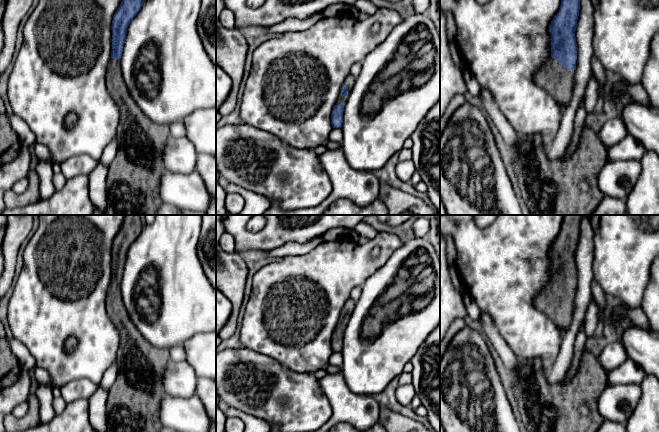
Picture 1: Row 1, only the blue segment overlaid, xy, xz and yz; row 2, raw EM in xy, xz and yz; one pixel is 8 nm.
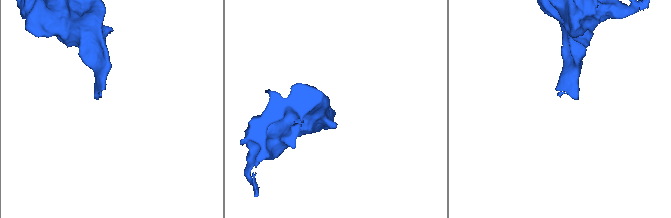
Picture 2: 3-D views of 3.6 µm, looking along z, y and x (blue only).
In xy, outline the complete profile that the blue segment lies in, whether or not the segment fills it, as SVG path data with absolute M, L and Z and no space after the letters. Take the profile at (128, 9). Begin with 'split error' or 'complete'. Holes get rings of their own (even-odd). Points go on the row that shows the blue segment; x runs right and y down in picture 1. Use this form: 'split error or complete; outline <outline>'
split error; outline M122 0L112 20L112 51L105 83L121 113L117 127L118 151L109 166L106 180L106 215L157 215L157 210L163 203L159 196L159 181L166 171L163 164L163 148L171 136L170 130L168 125L157 124L149 119L135 103L124 82L120 61L127 28L142 5L142 0Z

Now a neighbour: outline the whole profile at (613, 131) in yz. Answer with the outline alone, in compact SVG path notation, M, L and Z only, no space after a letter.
M618 117L606 120L597 135L601 143L609 148L620 143L628 135L628 131L622 118Z

